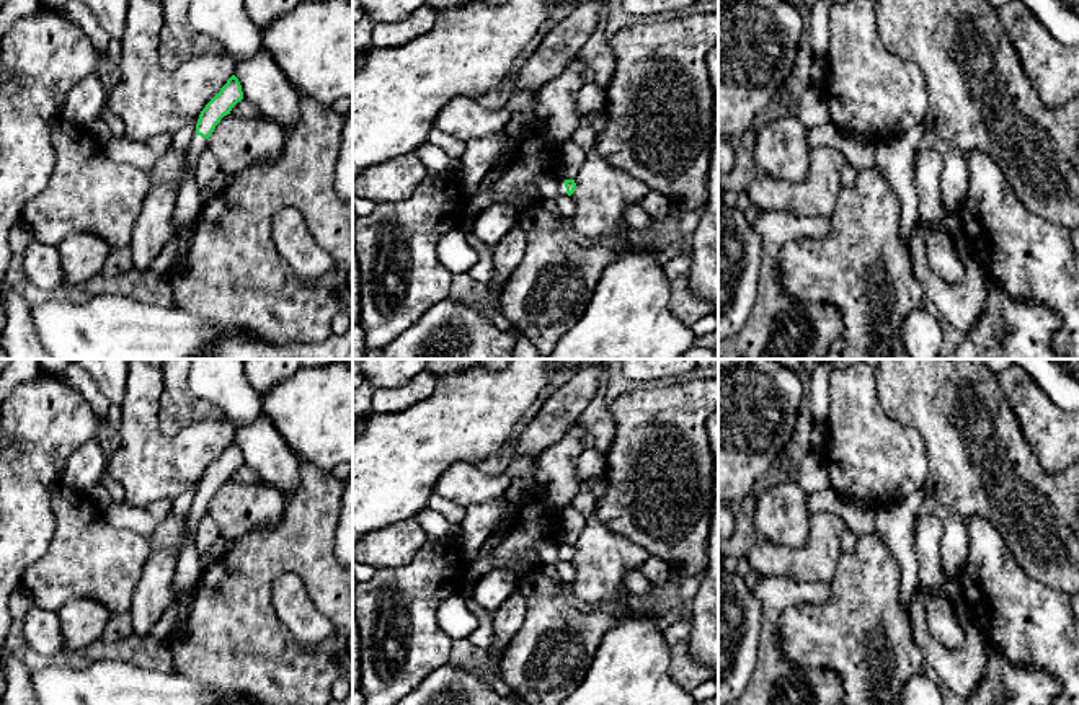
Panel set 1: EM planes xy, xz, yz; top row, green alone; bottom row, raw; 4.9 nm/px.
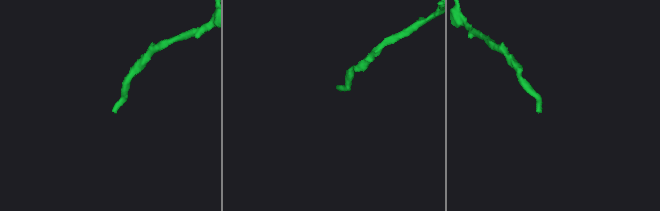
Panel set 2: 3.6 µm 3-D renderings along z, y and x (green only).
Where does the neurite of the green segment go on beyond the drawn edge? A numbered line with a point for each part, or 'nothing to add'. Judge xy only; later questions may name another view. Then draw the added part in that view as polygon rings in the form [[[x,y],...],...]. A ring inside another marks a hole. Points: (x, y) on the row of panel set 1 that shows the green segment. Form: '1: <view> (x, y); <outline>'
1: xy (198, 144); [[[194,134],[188,147],[188,163],[191,168],[196,168],[198,160],[206,147],[207,147],[207,139],[202,139],[201,135]]]

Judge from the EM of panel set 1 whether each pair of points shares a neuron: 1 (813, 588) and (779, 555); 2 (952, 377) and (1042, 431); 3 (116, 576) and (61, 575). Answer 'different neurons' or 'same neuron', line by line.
1: different neurons
2: different neurons
3: same neuron

